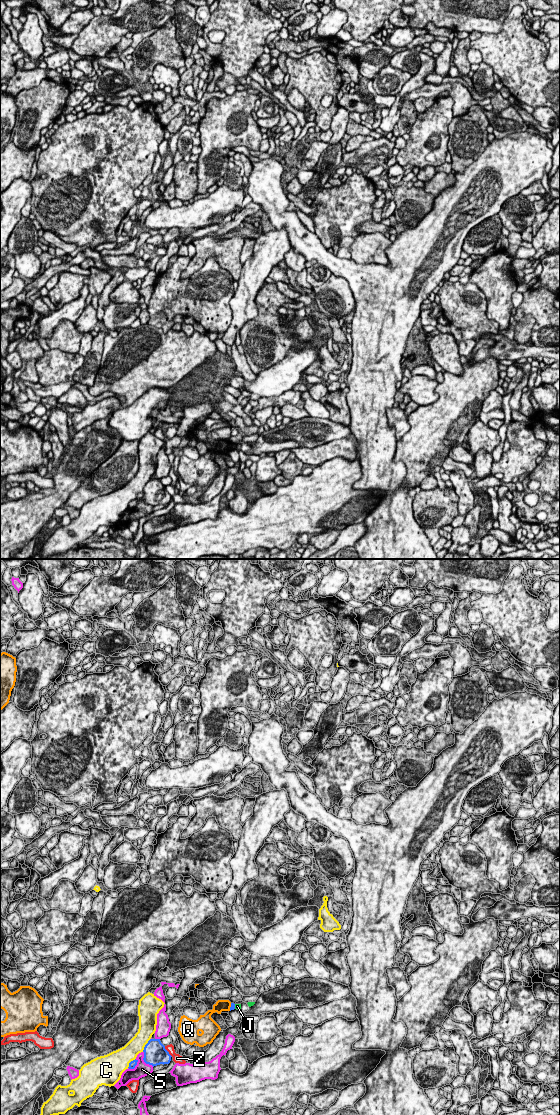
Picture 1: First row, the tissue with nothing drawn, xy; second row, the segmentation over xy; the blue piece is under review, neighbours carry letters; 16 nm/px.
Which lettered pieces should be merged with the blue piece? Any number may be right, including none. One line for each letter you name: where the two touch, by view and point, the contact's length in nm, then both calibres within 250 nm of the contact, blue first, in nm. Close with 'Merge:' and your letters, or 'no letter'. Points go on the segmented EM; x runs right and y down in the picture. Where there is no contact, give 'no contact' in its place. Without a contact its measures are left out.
Merge: no letter

